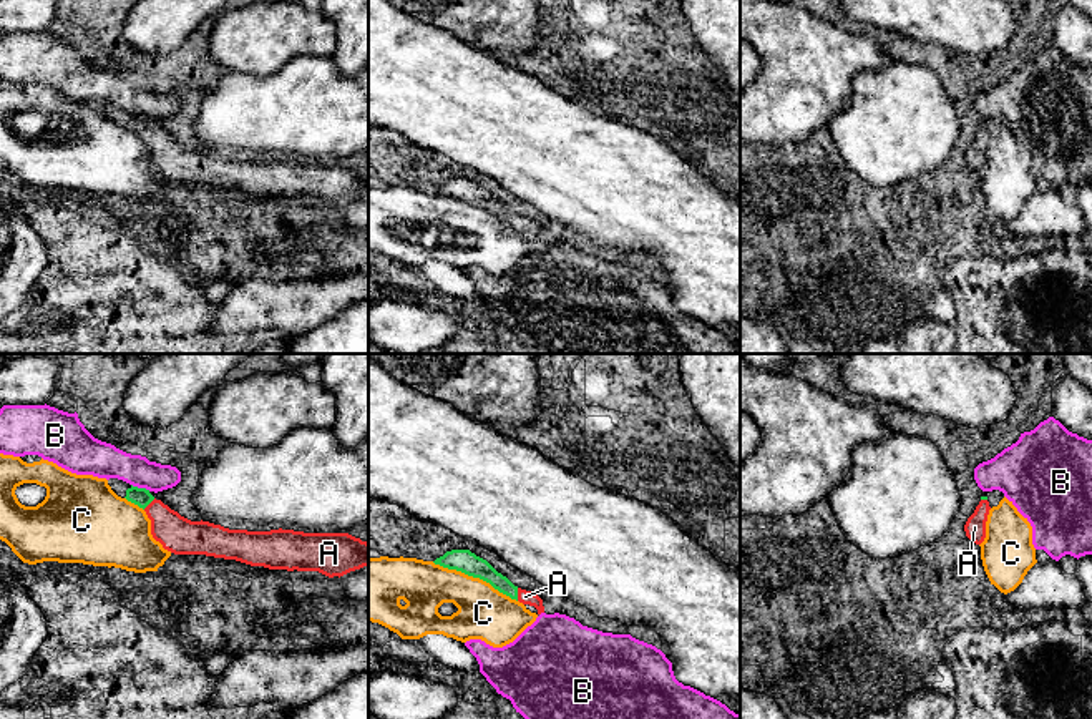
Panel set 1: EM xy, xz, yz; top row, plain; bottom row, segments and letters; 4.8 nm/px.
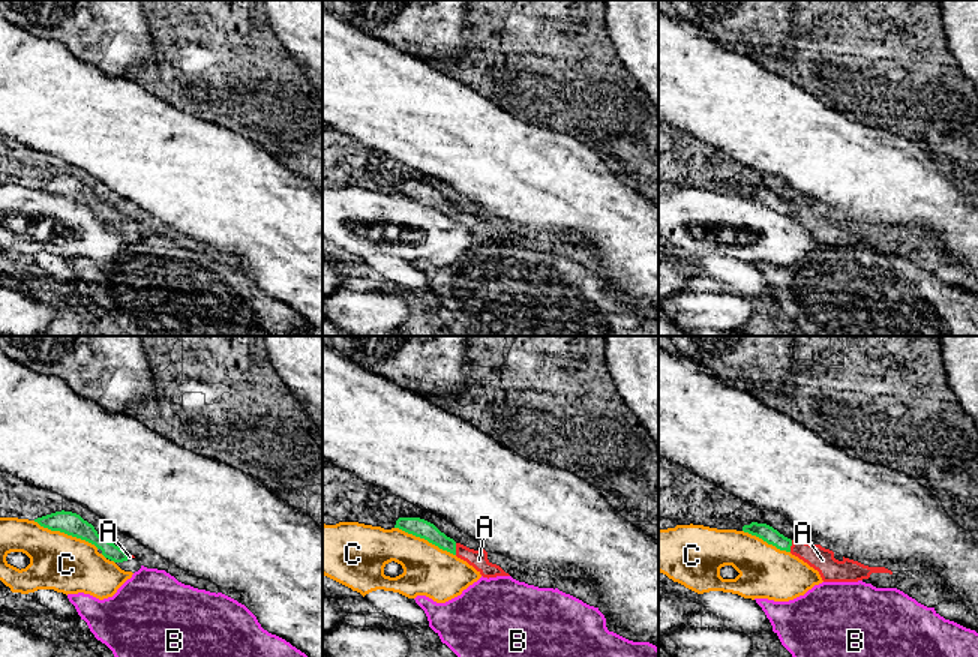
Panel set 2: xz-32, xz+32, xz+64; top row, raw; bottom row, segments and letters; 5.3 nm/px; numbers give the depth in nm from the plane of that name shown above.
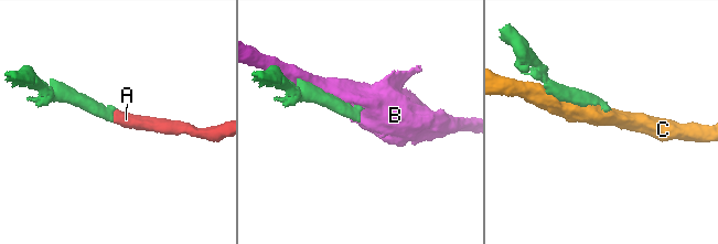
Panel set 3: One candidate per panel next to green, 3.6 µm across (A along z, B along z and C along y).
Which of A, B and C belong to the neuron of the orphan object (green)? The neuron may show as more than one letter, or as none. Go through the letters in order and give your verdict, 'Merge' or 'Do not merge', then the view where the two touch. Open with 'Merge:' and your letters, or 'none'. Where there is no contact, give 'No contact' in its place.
Merge: A
A: Merge. Touches green in xz
B: Do not merge. Touches green in xy
C: Do not merge. Touches green in xz

